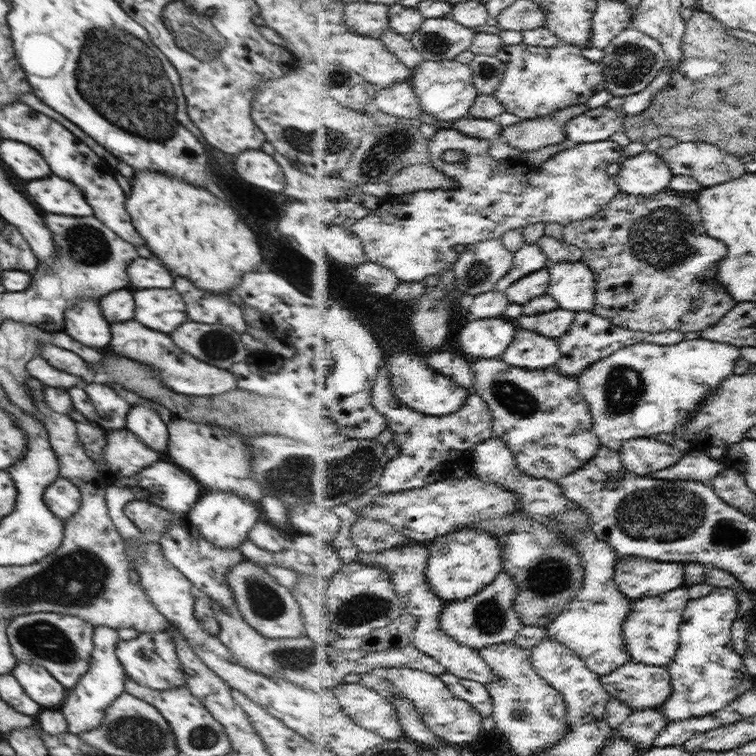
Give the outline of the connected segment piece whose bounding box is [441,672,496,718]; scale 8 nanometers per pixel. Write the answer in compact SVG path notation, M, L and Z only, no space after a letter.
M450 672L442 674L441 677L454 692L454 695L472 703L484 718L494 716L496 705L494 705L494 697L492 697L492 691L488 685L474 679L462 678Z

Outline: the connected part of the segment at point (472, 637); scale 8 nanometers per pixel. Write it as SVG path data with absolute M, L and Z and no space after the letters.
M504 570L492 585L480 593L466 600L448 603L441 620L442 628L458 642L478 649L516 640L516 636L525 625L516 607L519 590L518 581Z

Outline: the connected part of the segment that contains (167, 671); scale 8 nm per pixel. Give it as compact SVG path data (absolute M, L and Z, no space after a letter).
M139 632L133 639L121 640L115 648L116 656L123 664L125 673L134 682L150 686L154 690L165 691L172 687L186 686L187 676L179 661L175 644L168 632Z

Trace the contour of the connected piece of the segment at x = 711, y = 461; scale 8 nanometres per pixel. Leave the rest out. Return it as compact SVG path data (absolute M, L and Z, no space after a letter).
M700 449L686 455L676 466L656 471L653 476L664 480L697 480L712 483L723 470L722 463Z

